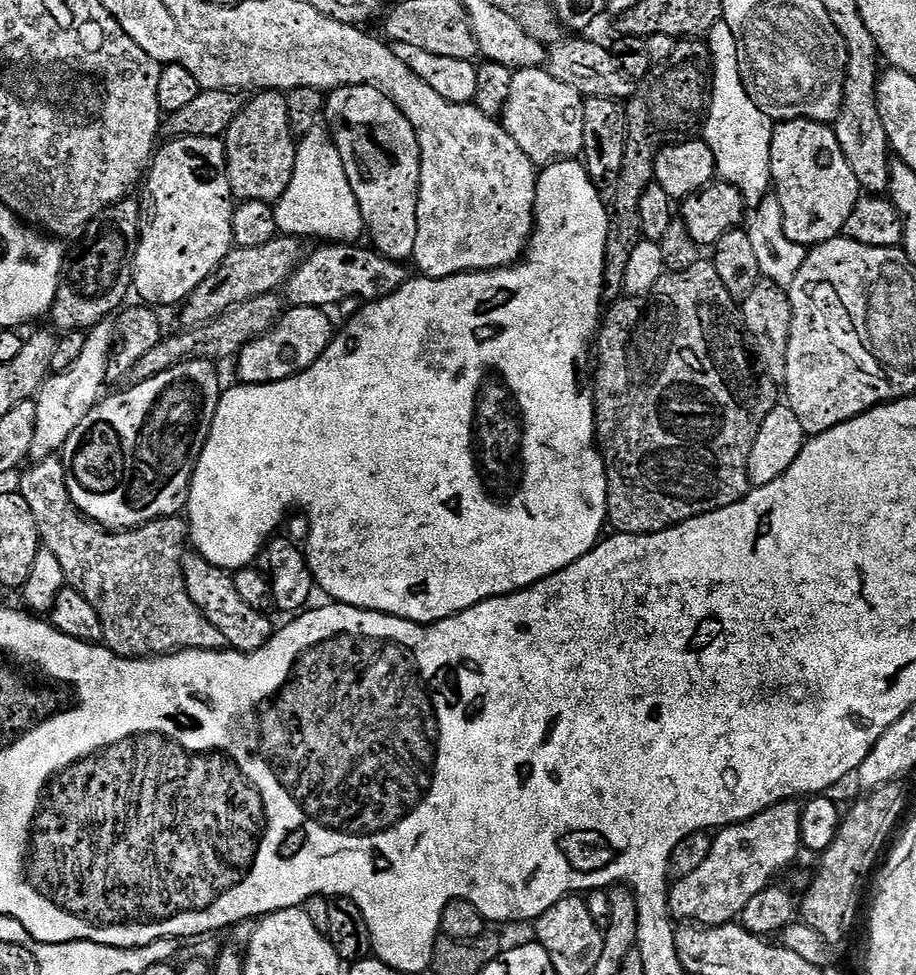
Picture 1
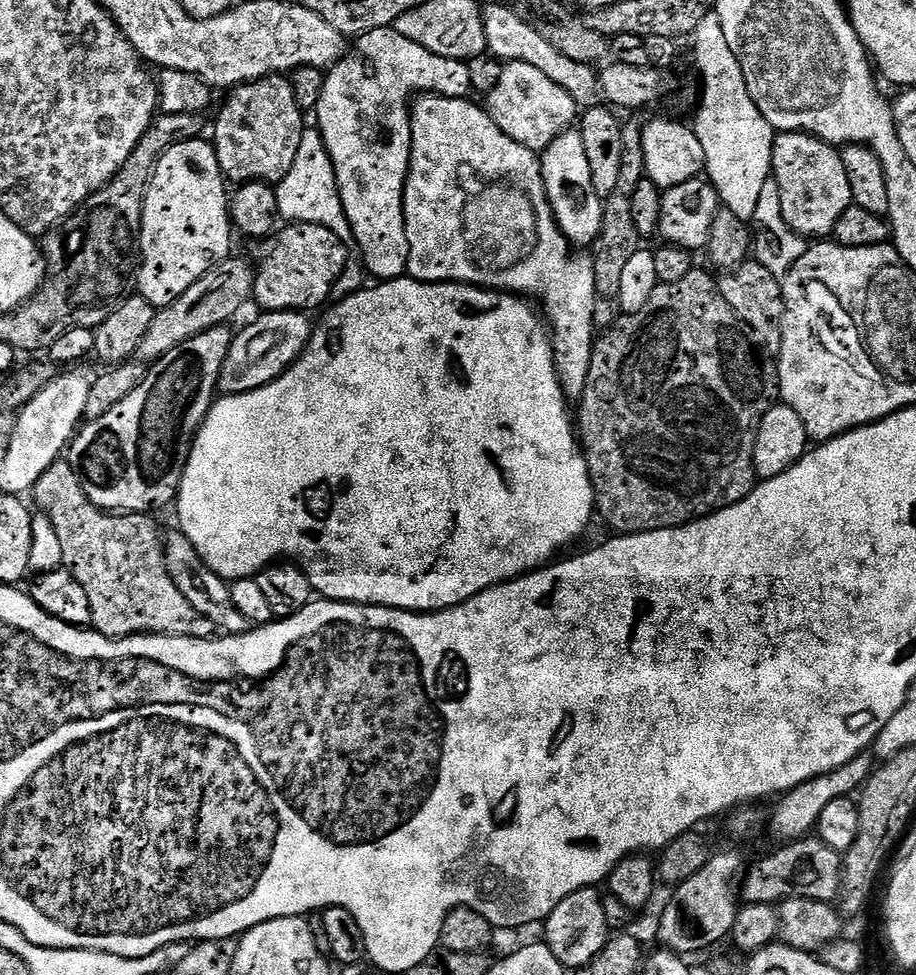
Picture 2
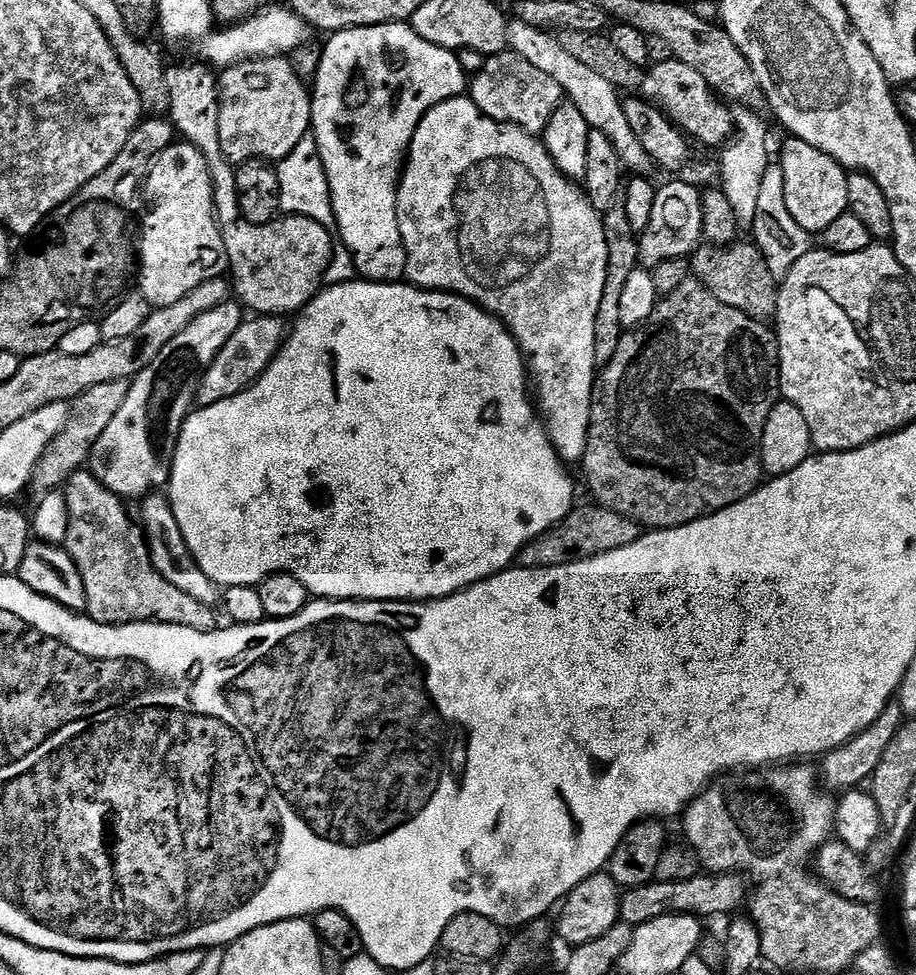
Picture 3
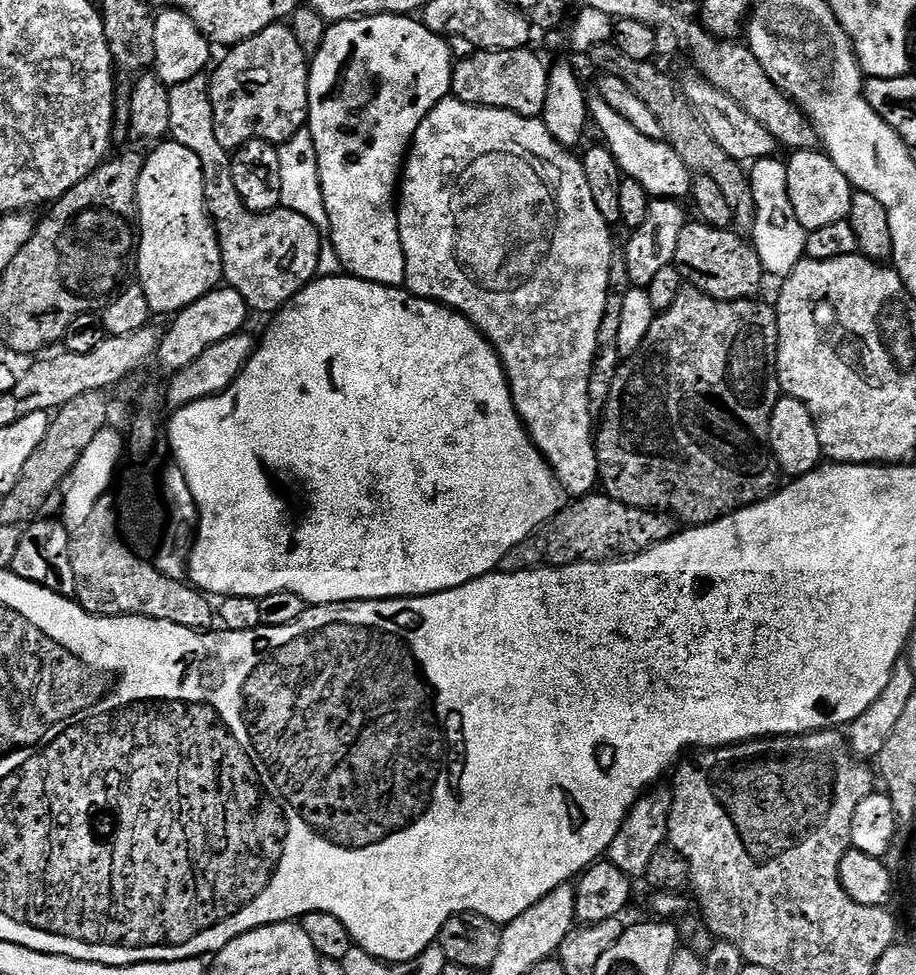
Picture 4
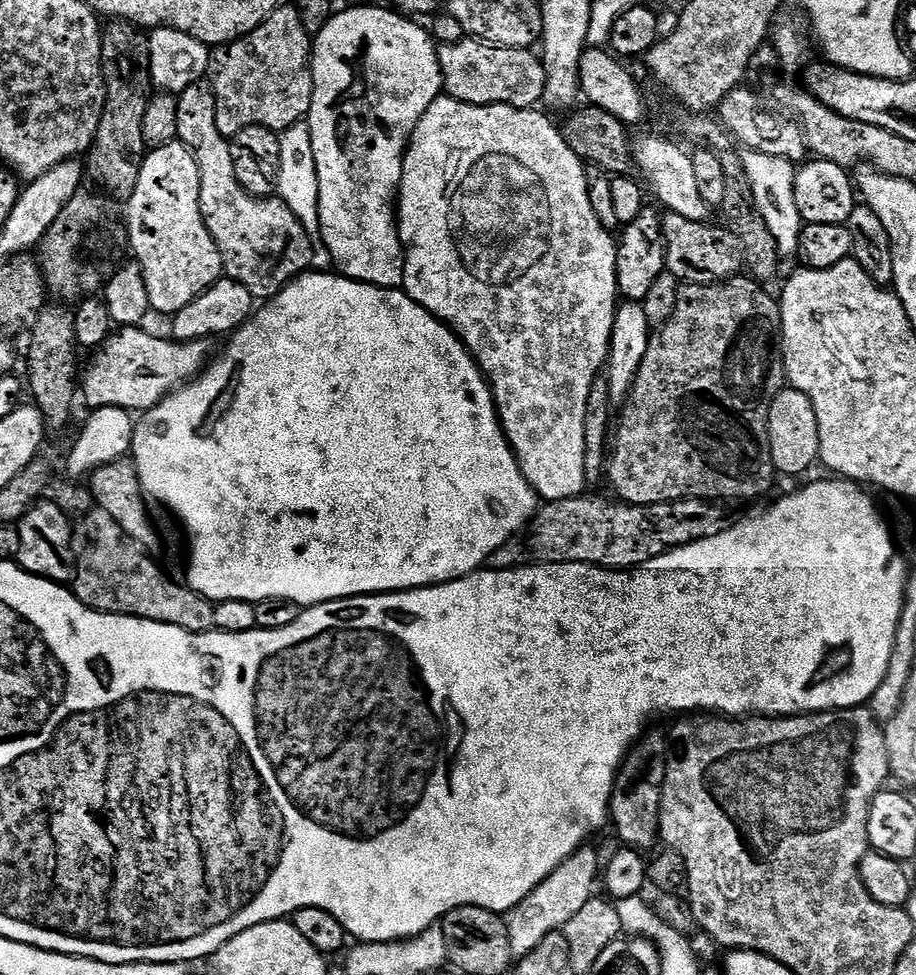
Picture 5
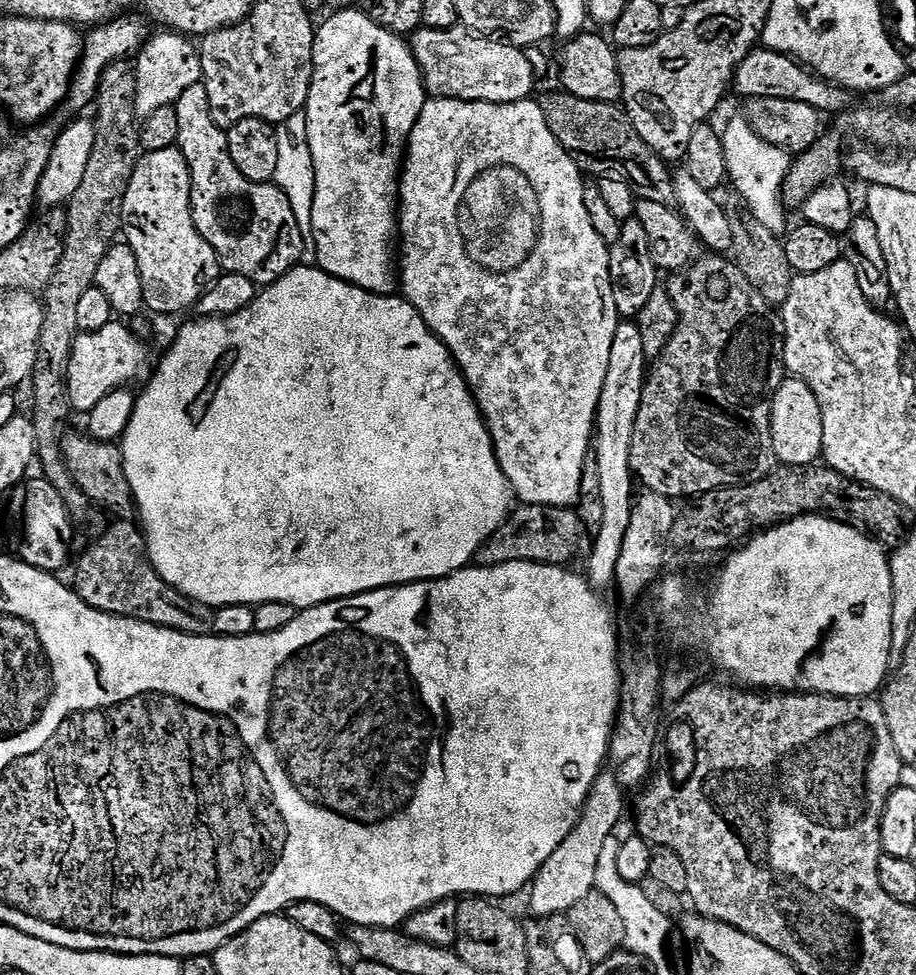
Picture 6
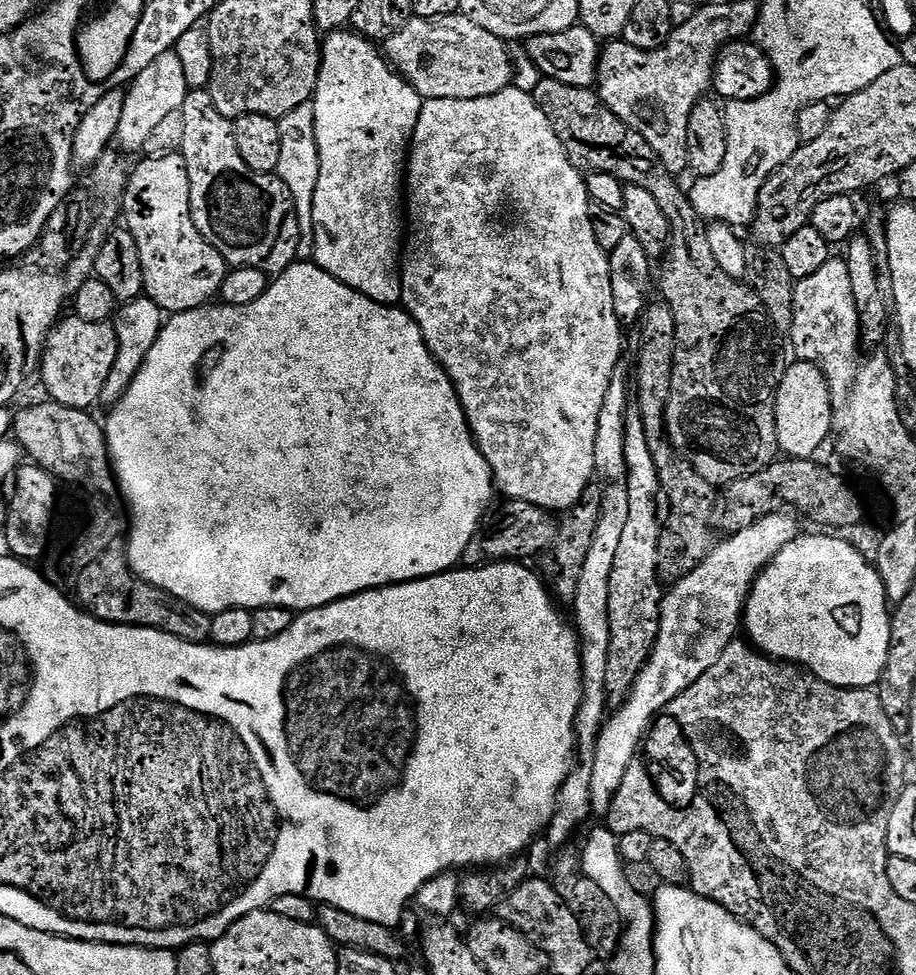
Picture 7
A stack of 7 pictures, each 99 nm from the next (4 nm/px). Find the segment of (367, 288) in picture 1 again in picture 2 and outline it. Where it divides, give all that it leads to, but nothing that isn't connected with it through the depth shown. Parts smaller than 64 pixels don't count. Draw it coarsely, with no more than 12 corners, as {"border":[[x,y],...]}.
{"border":[[292,222],[251,245],[265,312],[327,305],[349,245]]}

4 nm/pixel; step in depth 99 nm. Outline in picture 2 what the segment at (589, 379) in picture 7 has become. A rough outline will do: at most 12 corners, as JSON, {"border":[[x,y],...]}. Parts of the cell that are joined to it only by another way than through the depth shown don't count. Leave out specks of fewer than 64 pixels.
{"border":[[468,98],[411,105],[407,275],[544,300],[584,394],[596,261],[540,156]]}

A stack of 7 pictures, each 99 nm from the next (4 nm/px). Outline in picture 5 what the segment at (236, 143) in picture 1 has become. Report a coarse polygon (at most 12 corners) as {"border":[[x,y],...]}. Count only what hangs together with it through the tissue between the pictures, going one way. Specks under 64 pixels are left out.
{"border":[[296,6],[210,52],[218,130],[271,132],[312,105]]}

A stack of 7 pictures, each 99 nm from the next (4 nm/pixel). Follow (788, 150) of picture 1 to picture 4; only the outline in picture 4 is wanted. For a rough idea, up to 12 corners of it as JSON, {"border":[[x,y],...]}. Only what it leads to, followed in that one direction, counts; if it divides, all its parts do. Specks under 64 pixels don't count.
{"border":[[820,150],[786,163],[805,232],[848,219],[854,189]]}

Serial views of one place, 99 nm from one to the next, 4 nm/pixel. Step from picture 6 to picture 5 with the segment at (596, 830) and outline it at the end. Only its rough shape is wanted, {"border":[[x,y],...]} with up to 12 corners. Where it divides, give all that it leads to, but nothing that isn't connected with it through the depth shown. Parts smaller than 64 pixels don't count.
{"border":[[585,846],[507,913],[513,957],[594,899],[602,861]]}

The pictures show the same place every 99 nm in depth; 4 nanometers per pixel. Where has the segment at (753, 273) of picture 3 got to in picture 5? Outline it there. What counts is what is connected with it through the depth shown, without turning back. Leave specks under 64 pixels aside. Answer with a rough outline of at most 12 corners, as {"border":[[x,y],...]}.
{"border":[[665,211],[664,267],[685,284],[722,284],[745,267],[719,223]]}

